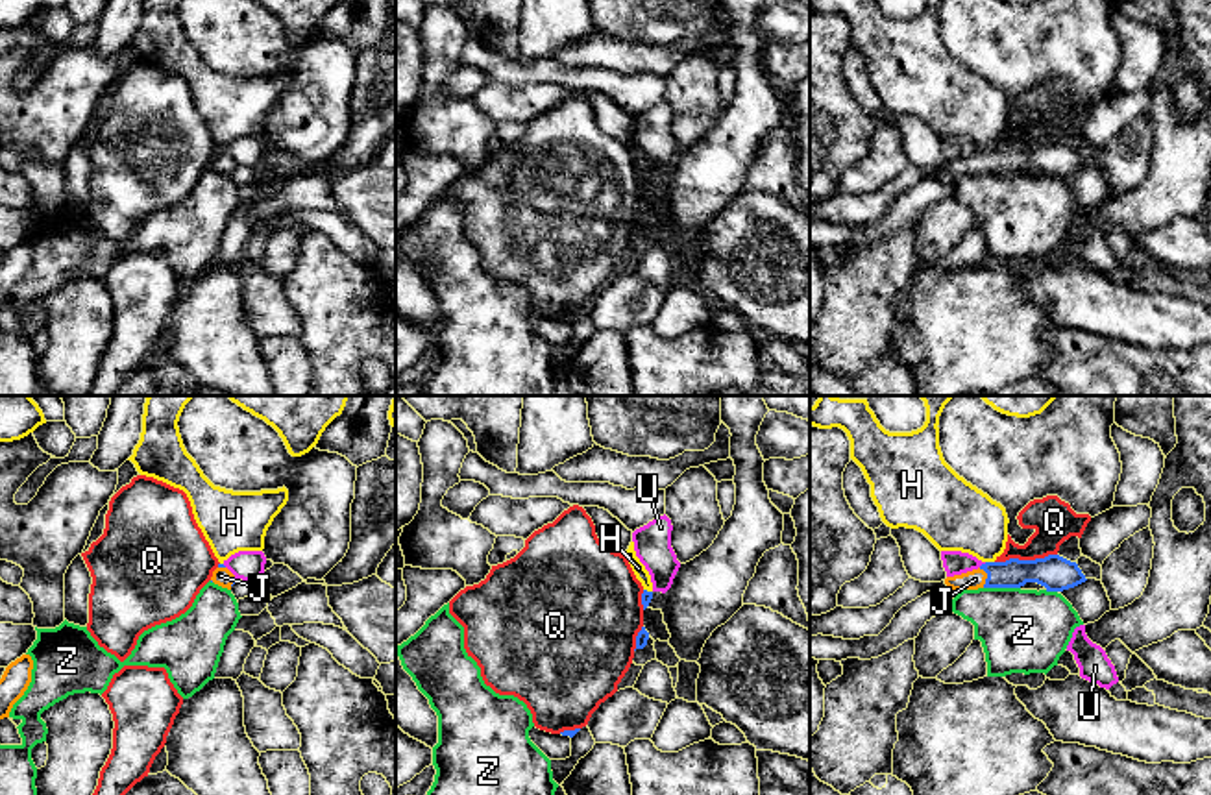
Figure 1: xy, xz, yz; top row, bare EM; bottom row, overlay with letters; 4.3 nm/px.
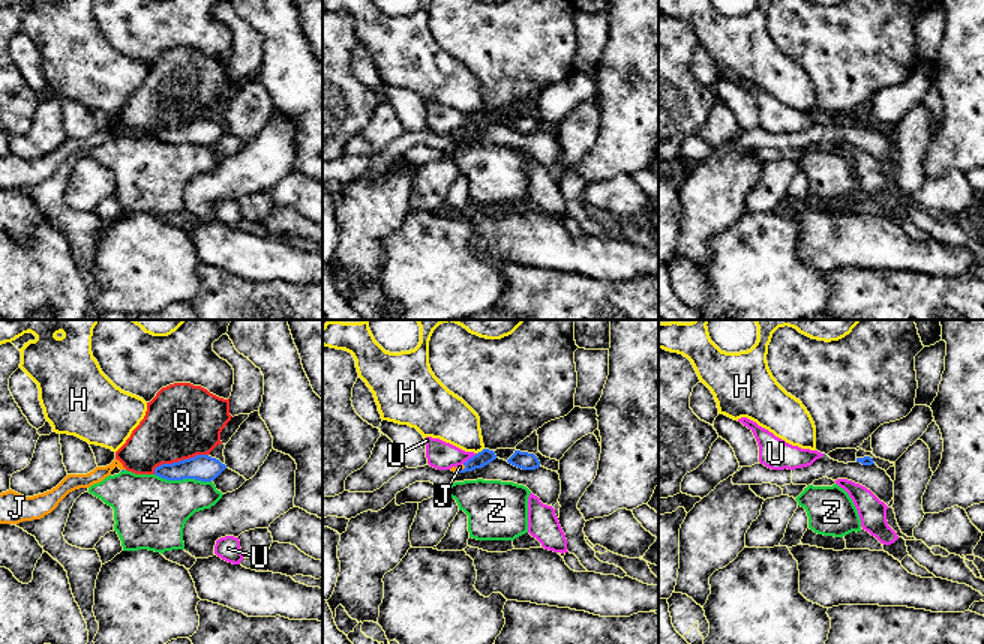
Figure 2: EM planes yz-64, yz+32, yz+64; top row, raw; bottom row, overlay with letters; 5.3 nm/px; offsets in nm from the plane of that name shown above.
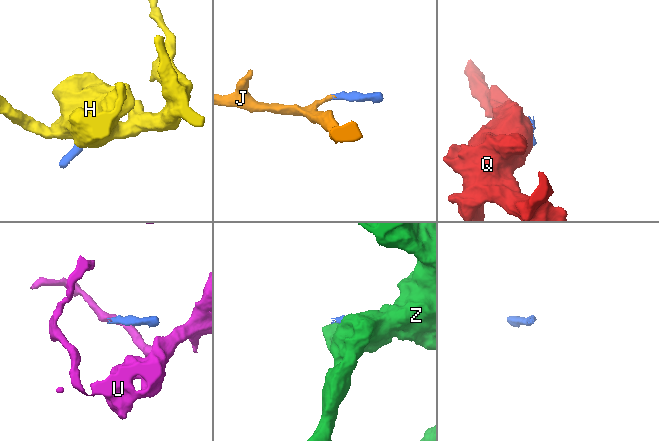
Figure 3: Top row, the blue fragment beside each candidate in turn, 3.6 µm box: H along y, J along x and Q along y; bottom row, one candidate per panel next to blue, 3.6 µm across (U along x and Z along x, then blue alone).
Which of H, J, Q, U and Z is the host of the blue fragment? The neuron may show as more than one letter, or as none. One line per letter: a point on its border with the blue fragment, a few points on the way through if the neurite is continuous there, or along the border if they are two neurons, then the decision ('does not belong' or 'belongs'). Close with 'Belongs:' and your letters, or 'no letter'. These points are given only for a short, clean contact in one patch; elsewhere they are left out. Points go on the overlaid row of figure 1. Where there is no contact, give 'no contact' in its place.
H: contact yz (990, 562); border yz (986, 561), (993, 562); does not belong
J: contact yz (988, 577); way yz (1012, 574), (988, 577), (975, 579); belongs
Q: contact yz (1025, 561); does not belong
U: contact yz (982, 564); border yz (986, 562), (978, 566); does not belong
Z: contact yz (1003, 587); does not belong
Belongs: J

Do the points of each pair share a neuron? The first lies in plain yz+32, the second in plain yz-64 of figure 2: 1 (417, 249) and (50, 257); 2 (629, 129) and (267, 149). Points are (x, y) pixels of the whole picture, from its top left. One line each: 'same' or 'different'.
1: different
2: same

